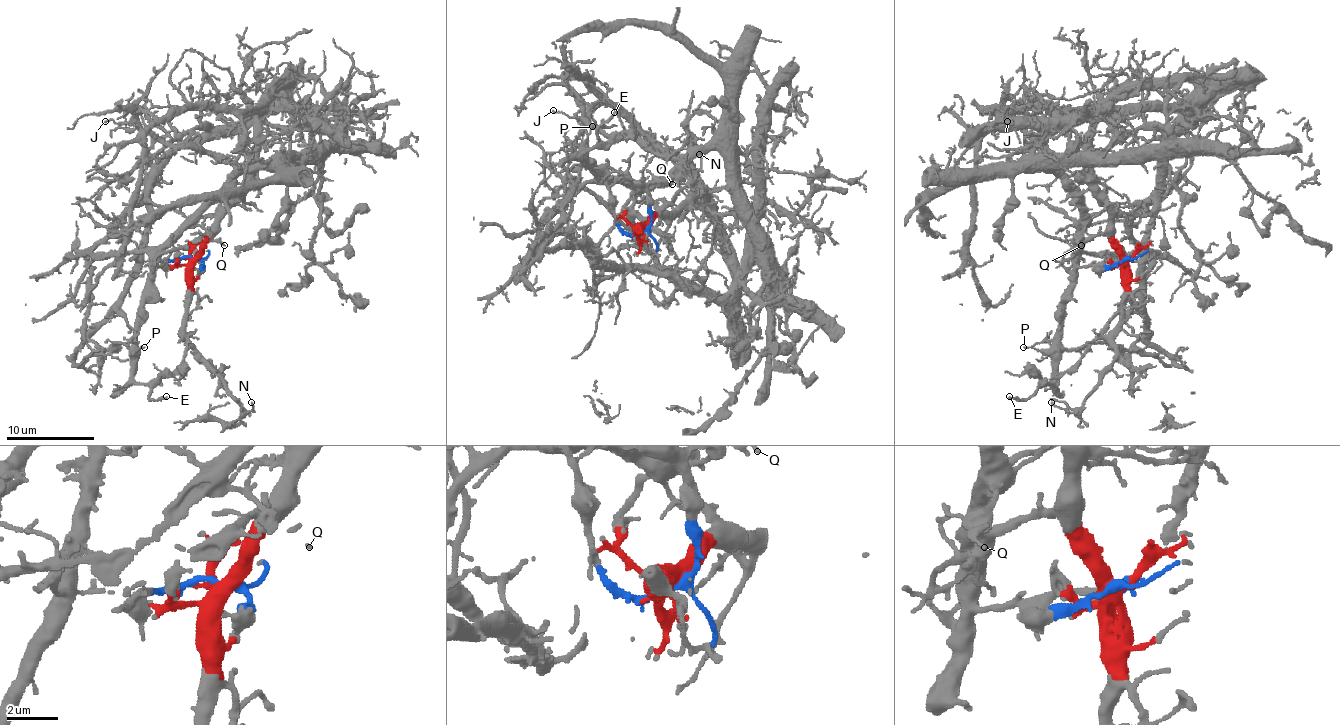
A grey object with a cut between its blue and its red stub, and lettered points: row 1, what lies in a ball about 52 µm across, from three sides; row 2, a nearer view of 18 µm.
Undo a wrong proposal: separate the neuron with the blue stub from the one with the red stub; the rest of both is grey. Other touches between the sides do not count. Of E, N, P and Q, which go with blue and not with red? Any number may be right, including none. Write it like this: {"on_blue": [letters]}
{"on_blue": ["E", "P"]}

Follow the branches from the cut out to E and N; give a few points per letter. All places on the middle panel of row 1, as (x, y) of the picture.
E: (641, 231), (626, 233), (619, 226), (615, 202), (602, 180), (582, 160), (597, 142), (599, 127), (615, 112)
N: (641, 231), (632, 222), (637, 217), (657, 215), (690, 182), (699, 169), (699, 153)

